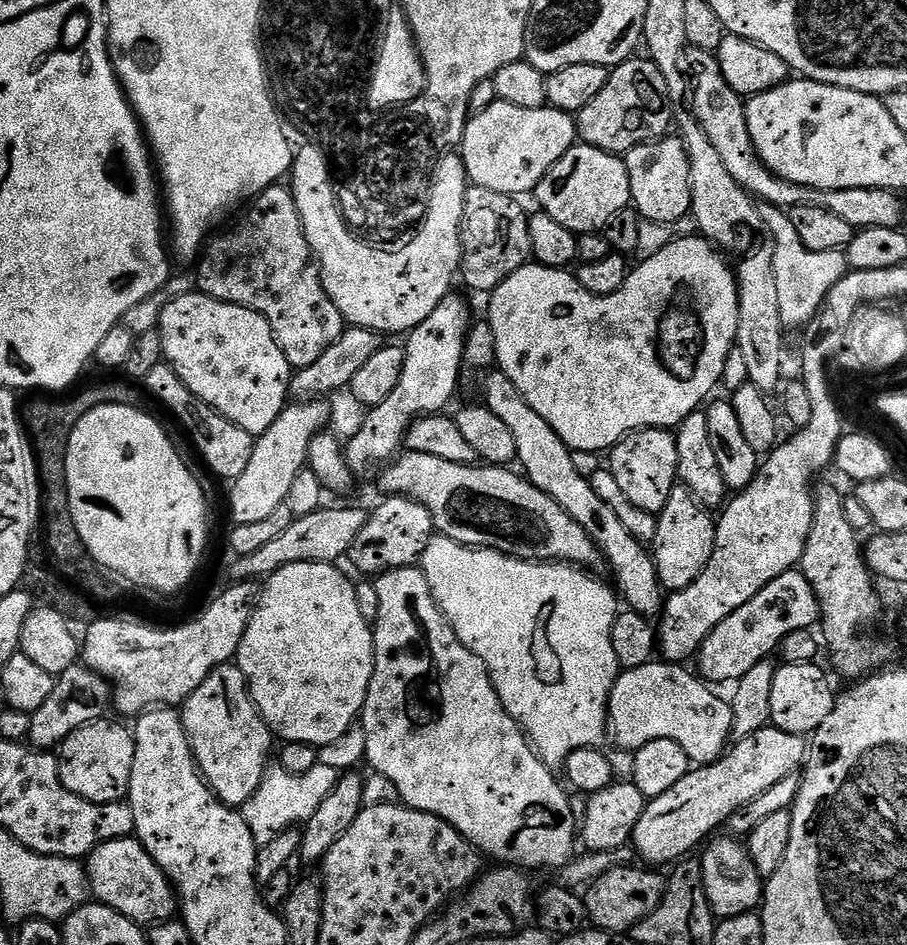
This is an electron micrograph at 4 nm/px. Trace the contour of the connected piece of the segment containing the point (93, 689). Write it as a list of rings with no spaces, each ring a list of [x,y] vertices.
[[[78,662],[56,677],[56,685],[50,698],[46,698],[46,702],[42,702],[42,706],[38,706],[38,710],[31,713],[27,743],[37,750],[55,749],[67,736],[74,734],[74,730],[92,724],[95,720],[105,719],[107,712],[104,711],[111,709],[113,704],[112,685],[103,676],[88,668],[87,664]]]

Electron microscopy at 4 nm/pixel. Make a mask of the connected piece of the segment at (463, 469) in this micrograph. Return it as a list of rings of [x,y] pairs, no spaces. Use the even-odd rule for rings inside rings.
[[[404,450],[384,470],[380,476],[380,488],[384,494],[404,496],[407,500],[426,506],[432,515],[436,532],[450,537],[454,542],[468,544],[472,548],[492,548],[507,556],[517,556],[519,560],[563,562],[585,570],[596,570],[592,568],[602,564],[600,550],[586,530],[582,530],[582,526],[578,526],[578,522],[574,522],[574,518],[570,518],[566,510],[554,502],[554,498],[535,488],[519,471],[511,472],[511,467],[446,462],[446,458],[434,458],[434,454]]]

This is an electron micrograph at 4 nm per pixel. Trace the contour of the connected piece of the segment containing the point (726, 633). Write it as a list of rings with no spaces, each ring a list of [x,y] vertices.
[[[793,570],[774,578],[746,606],[738,606],[730,618],[718,622],[706,638],[698,653],[700,660],[699,675],[709,685],[728,684],[738,681],[758,662],[769,659],[781,647],[792,631],[806,631],[820,620],[820,603],[804,577],[804,573]]]

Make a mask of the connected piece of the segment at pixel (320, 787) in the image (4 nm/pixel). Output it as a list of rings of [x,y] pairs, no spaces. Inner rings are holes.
[[[278,762],[269,763],[262,774],[262,782],[258,782],[258,790],[254,790],[252,797],[242,805],[244,821],[246,826],[250,826],[250,834],[254,838],[257,849],[266,846],[266,842],[274,842],[274,838],[278,838],[278,834],[287,832],[290,828],[303,826],[310,818],[314,818],[314,810],[318,810],[318,806],[322,806],[322,802],[326,802],[326,794],[330,794],[330,790],[334,790],[337,779],[338,772],[324,762],[317,762],[314,770],[306,770],[306,774],[290,774],[290,770],[286,770]]]

